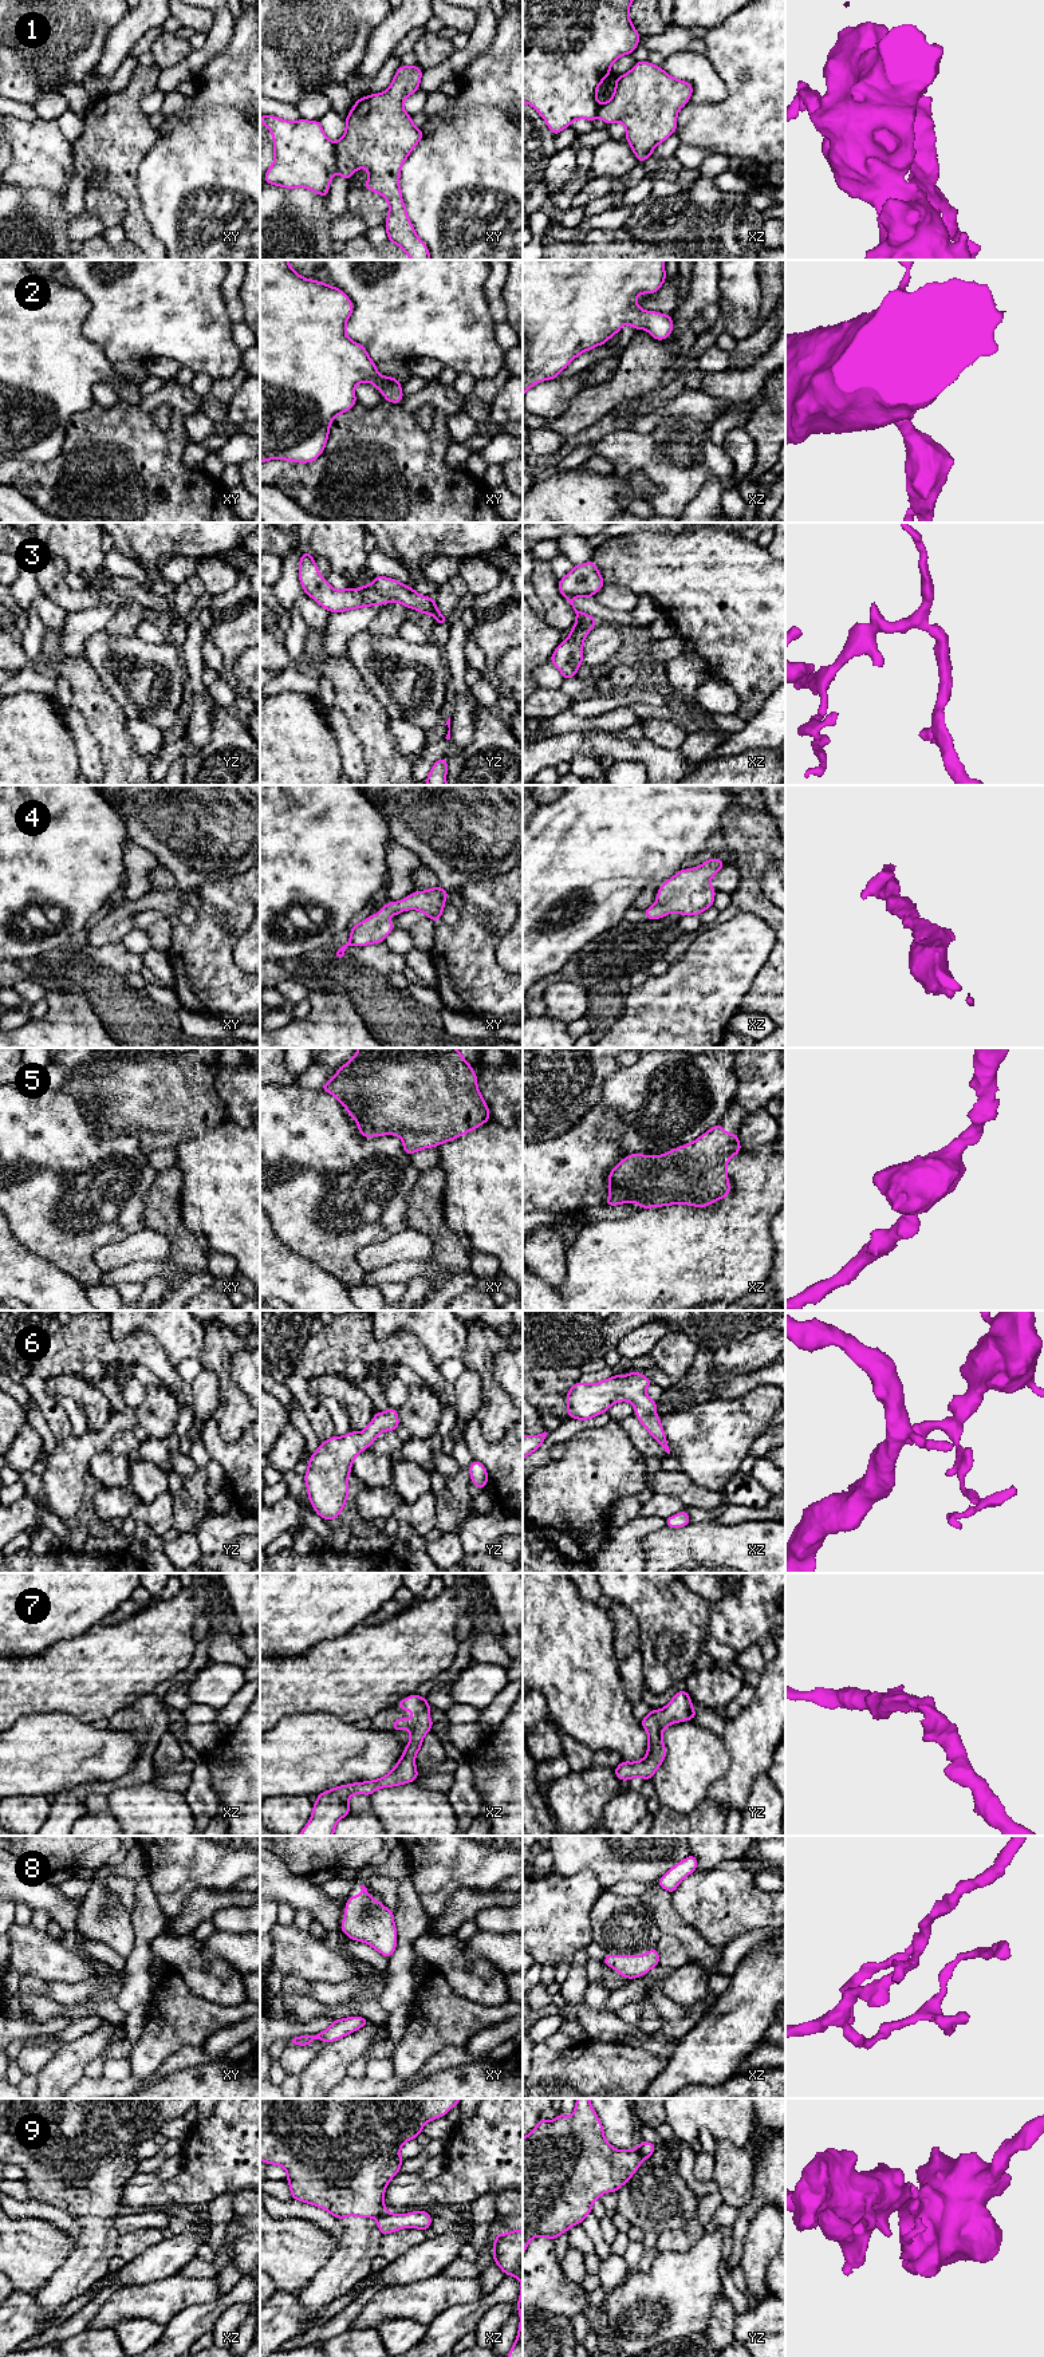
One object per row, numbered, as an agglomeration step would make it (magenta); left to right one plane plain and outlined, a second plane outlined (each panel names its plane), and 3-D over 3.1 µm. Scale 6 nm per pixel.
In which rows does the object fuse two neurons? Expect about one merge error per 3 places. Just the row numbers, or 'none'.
1, 9

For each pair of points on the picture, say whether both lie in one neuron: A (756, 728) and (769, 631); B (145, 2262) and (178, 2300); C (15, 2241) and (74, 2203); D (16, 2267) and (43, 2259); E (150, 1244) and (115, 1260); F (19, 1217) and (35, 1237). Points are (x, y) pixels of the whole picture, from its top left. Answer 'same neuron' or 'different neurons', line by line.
A: different neurons
B: different neurons
C: different neurons
D: same neuron
E: same neuron
F: same neuron

